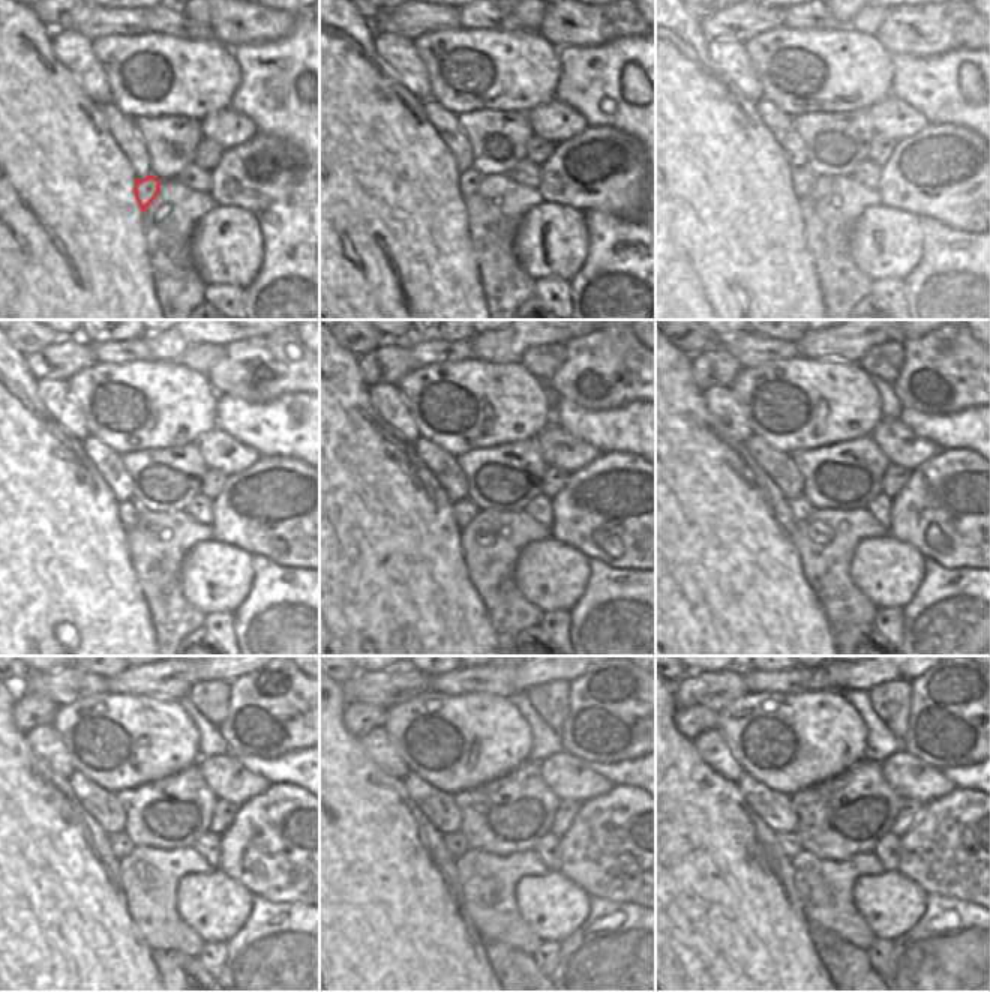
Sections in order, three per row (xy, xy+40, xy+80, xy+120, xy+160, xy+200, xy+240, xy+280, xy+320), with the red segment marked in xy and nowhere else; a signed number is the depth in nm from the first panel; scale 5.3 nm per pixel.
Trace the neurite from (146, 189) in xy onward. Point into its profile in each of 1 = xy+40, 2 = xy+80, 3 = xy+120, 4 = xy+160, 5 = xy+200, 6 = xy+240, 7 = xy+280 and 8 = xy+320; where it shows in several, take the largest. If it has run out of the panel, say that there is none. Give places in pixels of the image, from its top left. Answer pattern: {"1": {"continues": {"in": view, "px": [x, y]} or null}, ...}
{"1": {"continues": {"in": "xy+40", "px": [470, 179]}}, "2": {"continues": {"in": "xy+80", "px": [803, 179]}}, "3": {"continues": {"in": "xy+120", "px": [129, 512]}}, "4": {"continues": {"in": "xy+160", "px": [464, 511]}}, "5": {"continues": {"in": "xy+200", "px": [801, 509]}}, "6": {"continues": {"in": "xy+240", "px": [122, 845]}}, "7": {"continues": {"in": "xy+280", "px": [456, 844]}}, "8": {"continues": {"in": "xy+320", "px": [789, 842]}}}

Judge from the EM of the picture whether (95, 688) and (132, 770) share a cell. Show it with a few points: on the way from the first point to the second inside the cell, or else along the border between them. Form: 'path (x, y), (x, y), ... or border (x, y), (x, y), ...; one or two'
border (107, 691), (65, 704); two

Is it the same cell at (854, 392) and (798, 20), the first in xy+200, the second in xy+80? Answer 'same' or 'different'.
different

